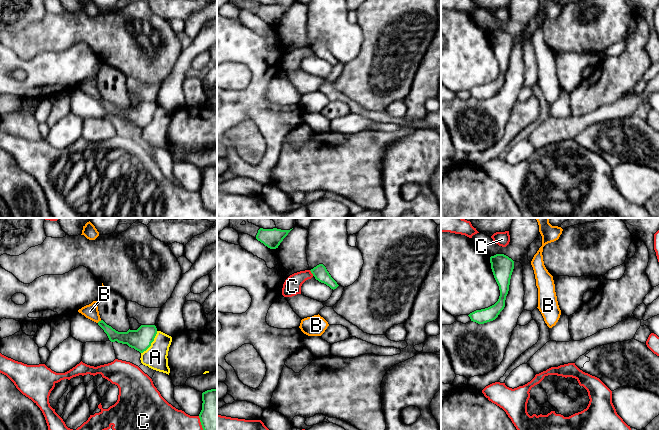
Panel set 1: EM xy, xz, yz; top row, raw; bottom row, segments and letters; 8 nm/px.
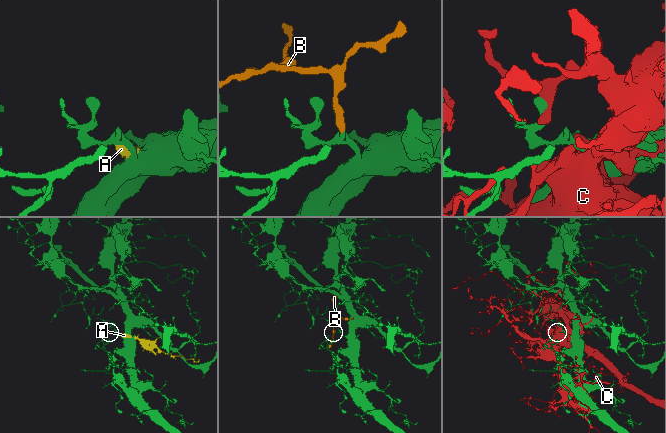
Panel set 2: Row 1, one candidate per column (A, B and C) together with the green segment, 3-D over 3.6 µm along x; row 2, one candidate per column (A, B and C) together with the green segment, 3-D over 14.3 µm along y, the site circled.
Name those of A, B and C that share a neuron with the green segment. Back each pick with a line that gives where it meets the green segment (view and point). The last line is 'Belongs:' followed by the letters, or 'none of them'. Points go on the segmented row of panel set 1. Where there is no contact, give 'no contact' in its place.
B: contact xy (99, 321)
Belongs: B

